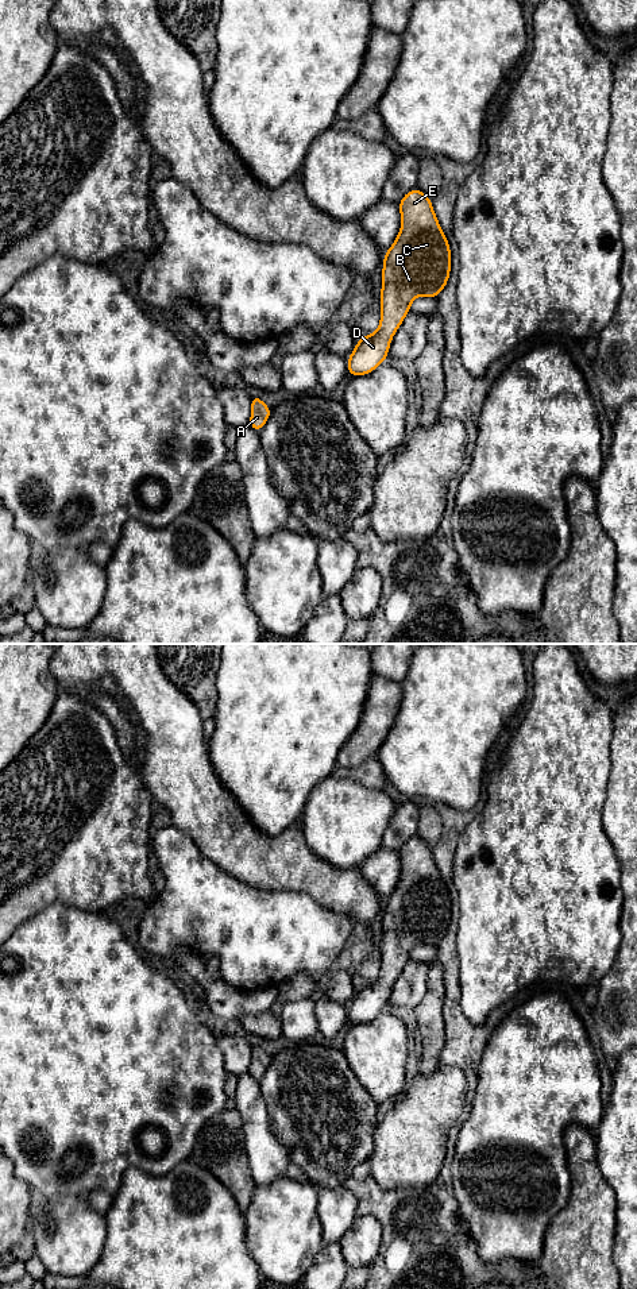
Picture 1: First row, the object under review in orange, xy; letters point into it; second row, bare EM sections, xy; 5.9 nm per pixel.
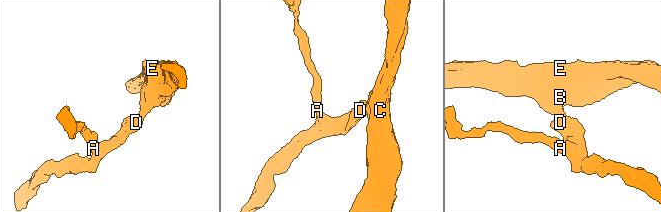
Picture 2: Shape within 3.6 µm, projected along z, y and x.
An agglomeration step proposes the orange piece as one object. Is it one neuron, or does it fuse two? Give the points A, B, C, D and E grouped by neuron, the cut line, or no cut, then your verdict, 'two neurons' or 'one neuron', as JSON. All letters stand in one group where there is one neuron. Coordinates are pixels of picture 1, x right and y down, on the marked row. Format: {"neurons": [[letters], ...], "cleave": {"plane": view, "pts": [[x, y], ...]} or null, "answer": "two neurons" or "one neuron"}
{"neurons": [["A", "B", "C", "D", "E"]], "cleave": null, "answer": "one neuron"}

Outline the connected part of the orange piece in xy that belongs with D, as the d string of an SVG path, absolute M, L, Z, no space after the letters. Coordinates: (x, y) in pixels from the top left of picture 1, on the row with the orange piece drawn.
M418 188L398 202L401 229L383 254L378 331L359 336L347 358L348 378L371 374L386 362L391 337L418 296L437 298L451 274L451 247L432 207Z

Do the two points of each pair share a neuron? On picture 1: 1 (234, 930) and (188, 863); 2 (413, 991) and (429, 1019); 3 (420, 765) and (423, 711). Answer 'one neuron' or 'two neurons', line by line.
1: one neuron
2: two neurons
3: one neuron

